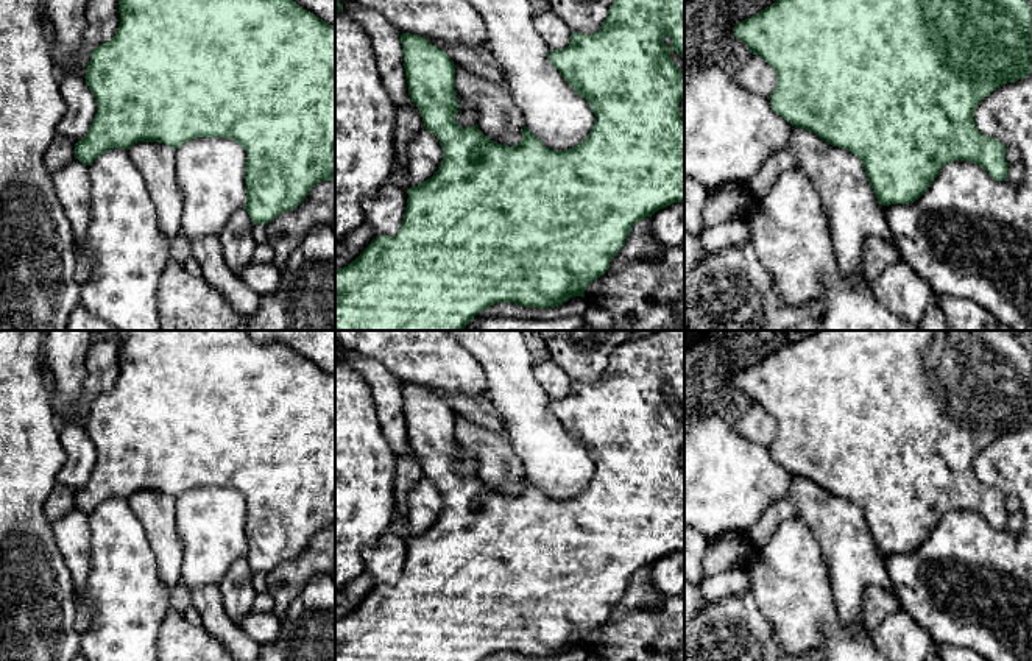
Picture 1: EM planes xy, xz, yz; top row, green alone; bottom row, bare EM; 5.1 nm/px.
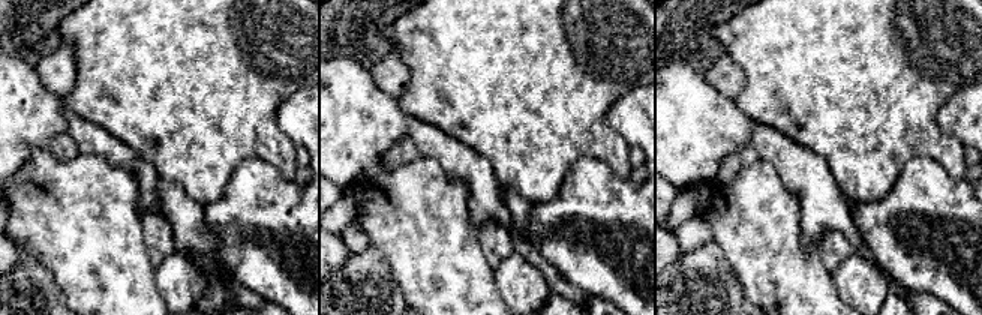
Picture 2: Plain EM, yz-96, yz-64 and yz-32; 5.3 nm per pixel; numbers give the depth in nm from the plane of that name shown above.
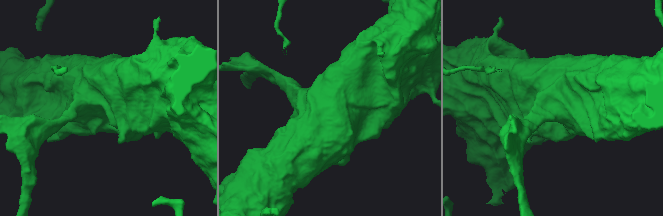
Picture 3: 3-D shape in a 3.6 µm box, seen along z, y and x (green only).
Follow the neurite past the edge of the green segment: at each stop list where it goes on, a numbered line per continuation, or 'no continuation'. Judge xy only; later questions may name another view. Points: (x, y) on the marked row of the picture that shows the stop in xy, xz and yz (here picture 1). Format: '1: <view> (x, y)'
no continuation

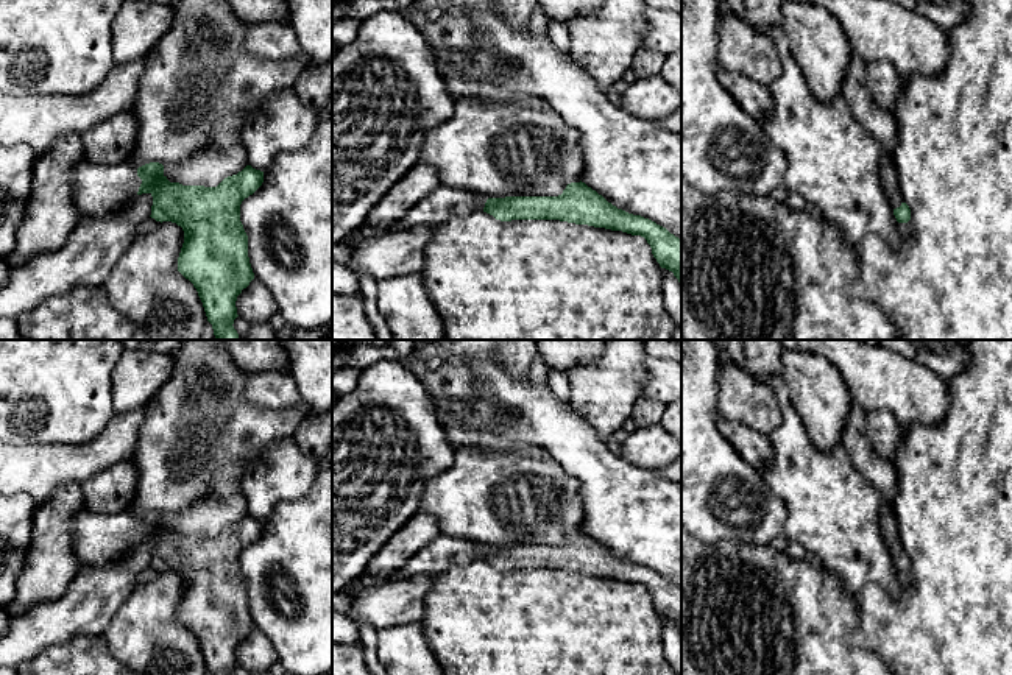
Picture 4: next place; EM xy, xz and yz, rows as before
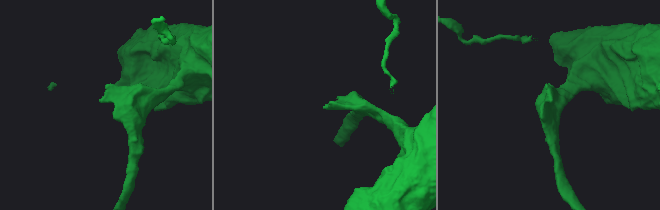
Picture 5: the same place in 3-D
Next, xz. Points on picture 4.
1: xz (443, 203)

